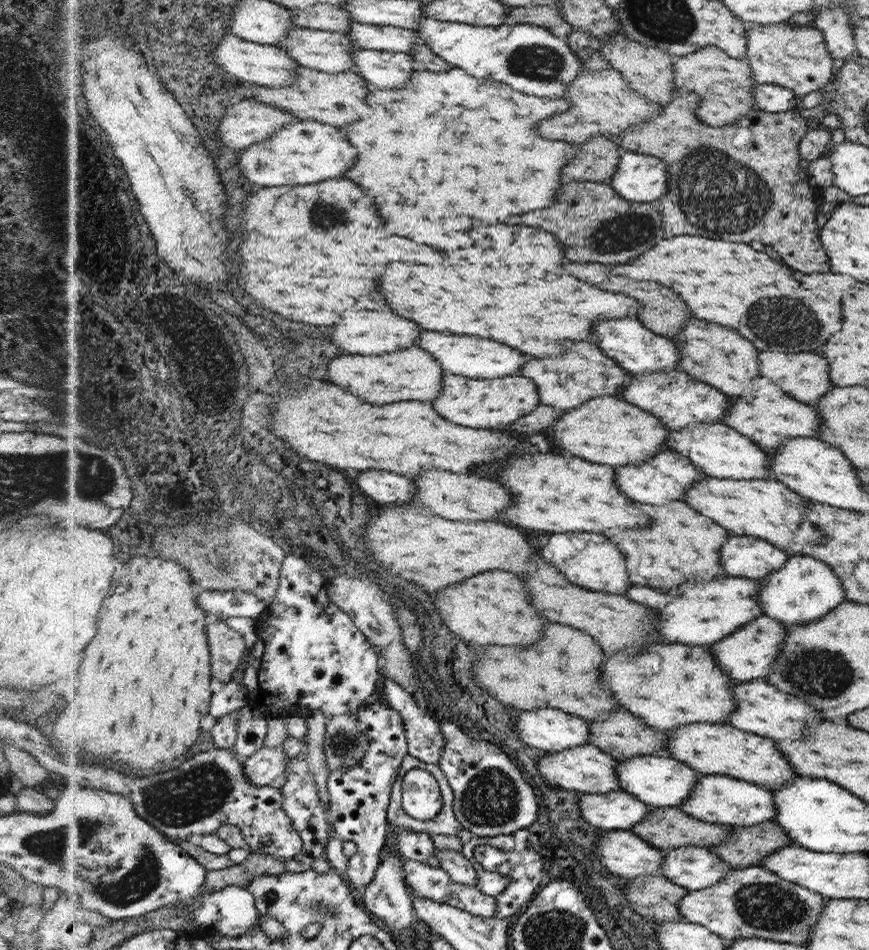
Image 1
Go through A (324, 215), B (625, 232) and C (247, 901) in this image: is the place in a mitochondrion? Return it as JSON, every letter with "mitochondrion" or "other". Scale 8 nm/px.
{"A":"mitochondrion","B":"mitochondrion","C":"other"}

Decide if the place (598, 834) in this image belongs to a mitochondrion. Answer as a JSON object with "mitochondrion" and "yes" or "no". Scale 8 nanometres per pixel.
{"mitochondrion":"no"}

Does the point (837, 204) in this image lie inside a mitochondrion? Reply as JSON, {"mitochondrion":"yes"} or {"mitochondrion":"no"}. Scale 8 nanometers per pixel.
{"mitochondrion":"no"}

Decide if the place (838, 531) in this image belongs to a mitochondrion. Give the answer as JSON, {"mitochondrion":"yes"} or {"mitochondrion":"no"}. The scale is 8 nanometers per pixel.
{"mitochondrion":"no"}

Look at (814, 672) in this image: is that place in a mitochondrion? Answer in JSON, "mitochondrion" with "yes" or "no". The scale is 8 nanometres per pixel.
{"mitochondrion":"yes"}

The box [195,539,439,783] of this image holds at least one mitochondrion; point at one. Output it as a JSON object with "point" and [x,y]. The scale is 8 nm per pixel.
{"point":[344,745]}

